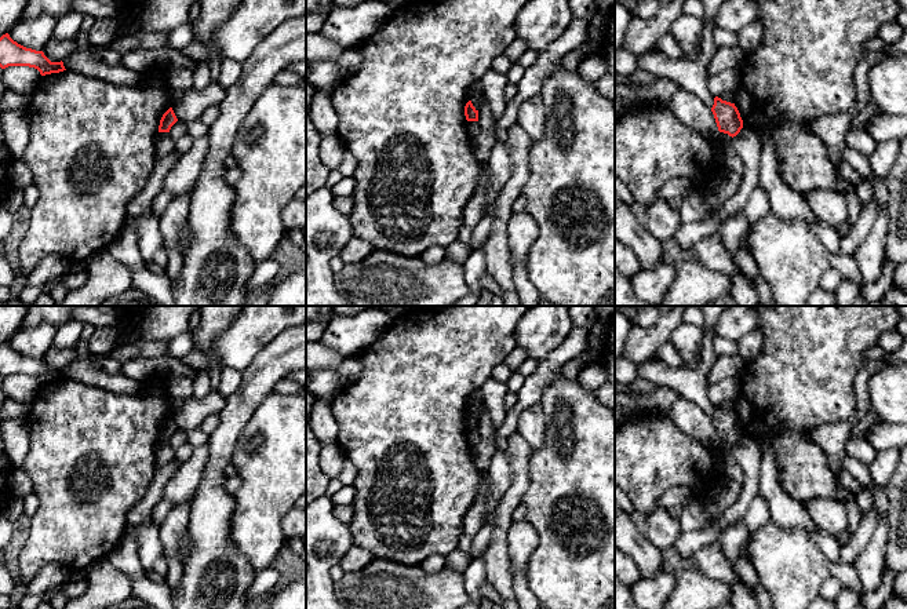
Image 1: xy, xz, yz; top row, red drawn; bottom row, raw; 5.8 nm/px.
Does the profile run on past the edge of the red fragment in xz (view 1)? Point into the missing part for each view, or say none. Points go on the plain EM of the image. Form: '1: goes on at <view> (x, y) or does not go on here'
1: does not go on here

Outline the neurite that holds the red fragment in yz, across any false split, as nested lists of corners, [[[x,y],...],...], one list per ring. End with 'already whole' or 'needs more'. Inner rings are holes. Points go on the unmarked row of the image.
[[[714,406],[711,416],[720,441],[736,445],[743,437],[743,429],[735,412]]] | already whole

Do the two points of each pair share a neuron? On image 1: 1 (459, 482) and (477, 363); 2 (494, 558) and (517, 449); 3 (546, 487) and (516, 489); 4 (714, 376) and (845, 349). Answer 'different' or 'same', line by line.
1: same
2: same
3: different
4: different

